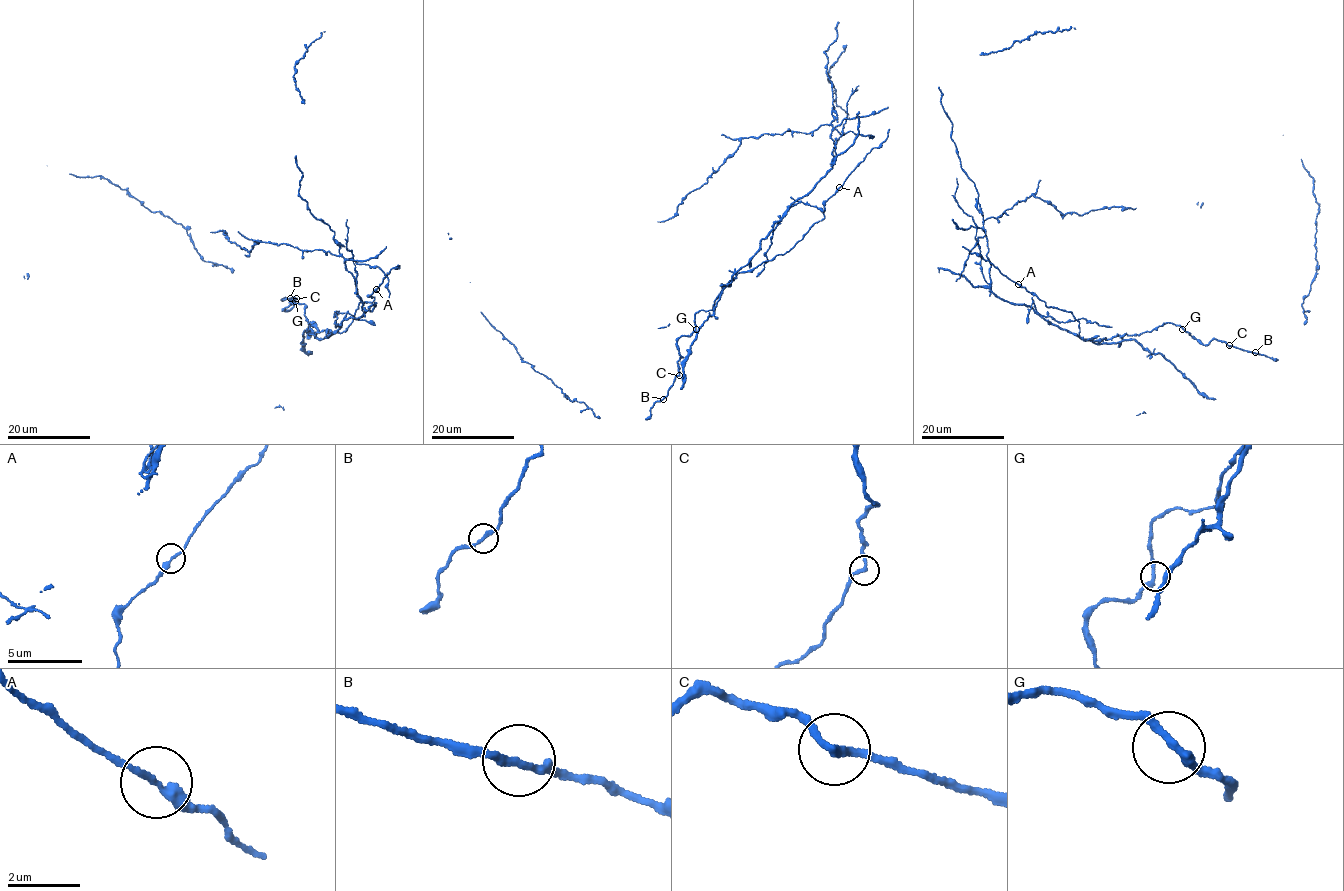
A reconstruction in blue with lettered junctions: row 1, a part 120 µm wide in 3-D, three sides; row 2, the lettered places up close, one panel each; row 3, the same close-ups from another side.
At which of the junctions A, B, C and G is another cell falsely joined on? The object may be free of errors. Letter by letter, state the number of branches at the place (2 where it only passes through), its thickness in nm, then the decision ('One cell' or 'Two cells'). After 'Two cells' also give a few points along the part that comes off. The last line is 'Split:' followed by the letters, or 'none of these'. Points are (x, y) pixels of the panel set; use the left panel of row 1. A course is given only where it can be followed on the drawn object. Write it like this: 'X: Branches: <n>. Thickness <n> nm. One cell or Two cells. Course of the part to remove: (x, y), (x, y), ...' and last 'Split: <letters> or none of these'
A: Branches: 2. Thickness 240 nm. Two cells
B: Branches: 2. Thickness 240 nm. One cell
C: Branches: 2. Thickness 220 nm. One cell
G: Branches: 2. Thickness 240 nm. One cell
Split: A

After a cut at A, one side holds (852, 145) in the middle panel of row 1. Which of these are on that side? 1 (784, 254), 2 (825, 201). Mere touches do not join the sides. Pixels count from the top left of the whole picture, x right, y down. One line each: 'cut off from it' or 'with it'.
1: cut off from it
2: cut off from it

